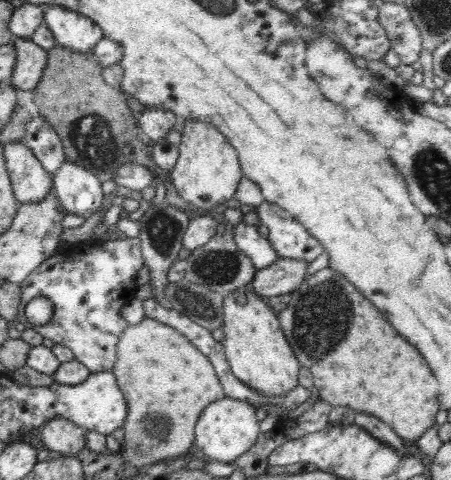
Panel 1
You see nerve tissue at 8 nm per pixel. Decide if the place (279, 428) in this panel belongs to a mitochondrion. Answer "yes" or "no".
no

